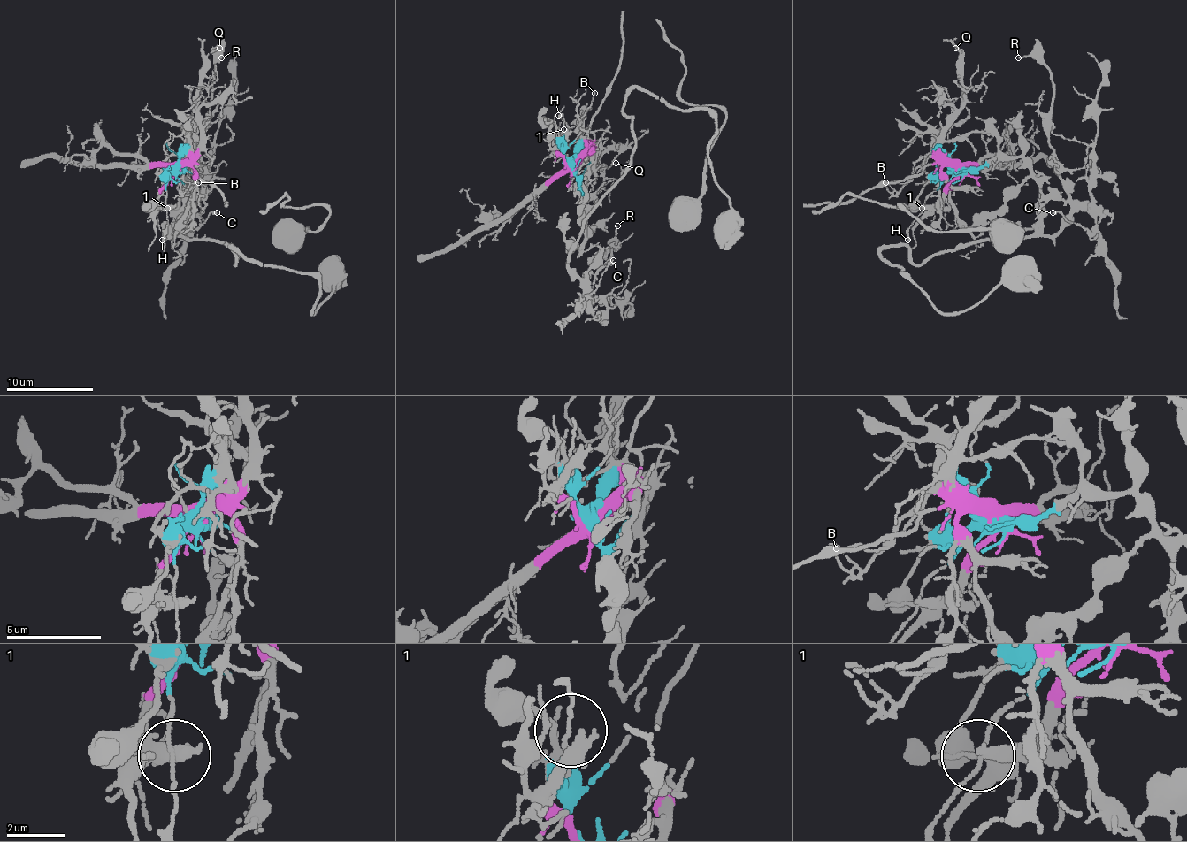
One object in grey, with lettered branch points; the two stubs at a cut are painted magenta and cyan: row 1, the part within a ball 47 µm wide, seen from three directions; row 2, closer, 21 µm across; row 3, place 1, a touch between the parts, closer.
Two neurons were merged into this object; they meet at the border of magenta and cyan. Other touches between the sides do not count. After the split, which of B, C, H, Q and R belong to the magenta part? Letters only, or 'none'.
B, Q

